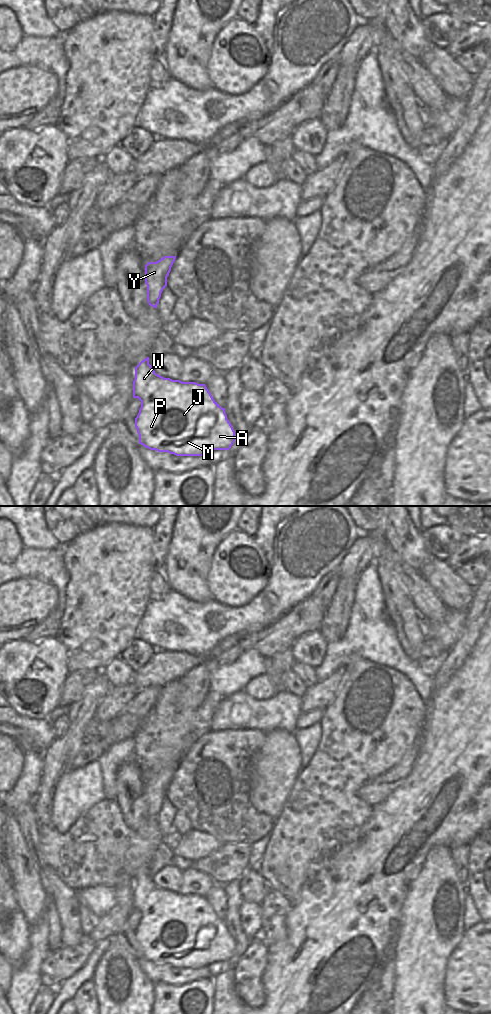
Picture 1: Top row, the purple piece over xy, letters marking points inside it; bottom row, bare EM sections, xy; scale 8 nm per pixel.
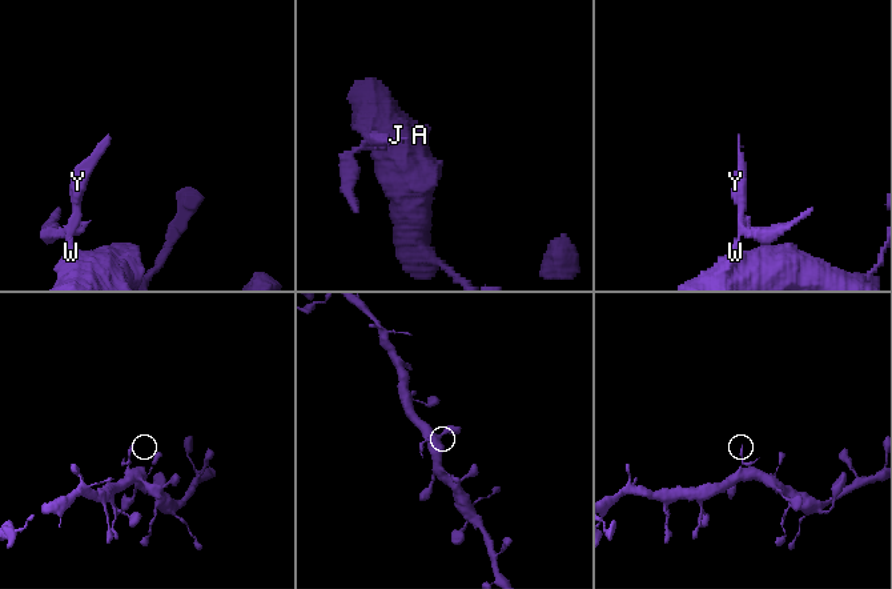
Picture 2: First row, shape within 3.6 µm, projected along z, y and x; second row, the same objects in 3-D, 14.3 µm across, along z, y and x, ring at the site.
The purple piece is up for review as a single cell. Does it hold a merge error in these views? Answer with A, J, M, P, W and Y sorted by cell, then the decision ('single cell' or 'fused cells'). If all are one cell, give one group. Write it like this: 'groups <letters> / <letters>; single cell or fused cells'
groups A J M P W / Y; fused cells

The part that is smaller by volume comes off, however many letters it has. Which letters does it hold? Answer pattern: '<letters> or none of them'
Y

